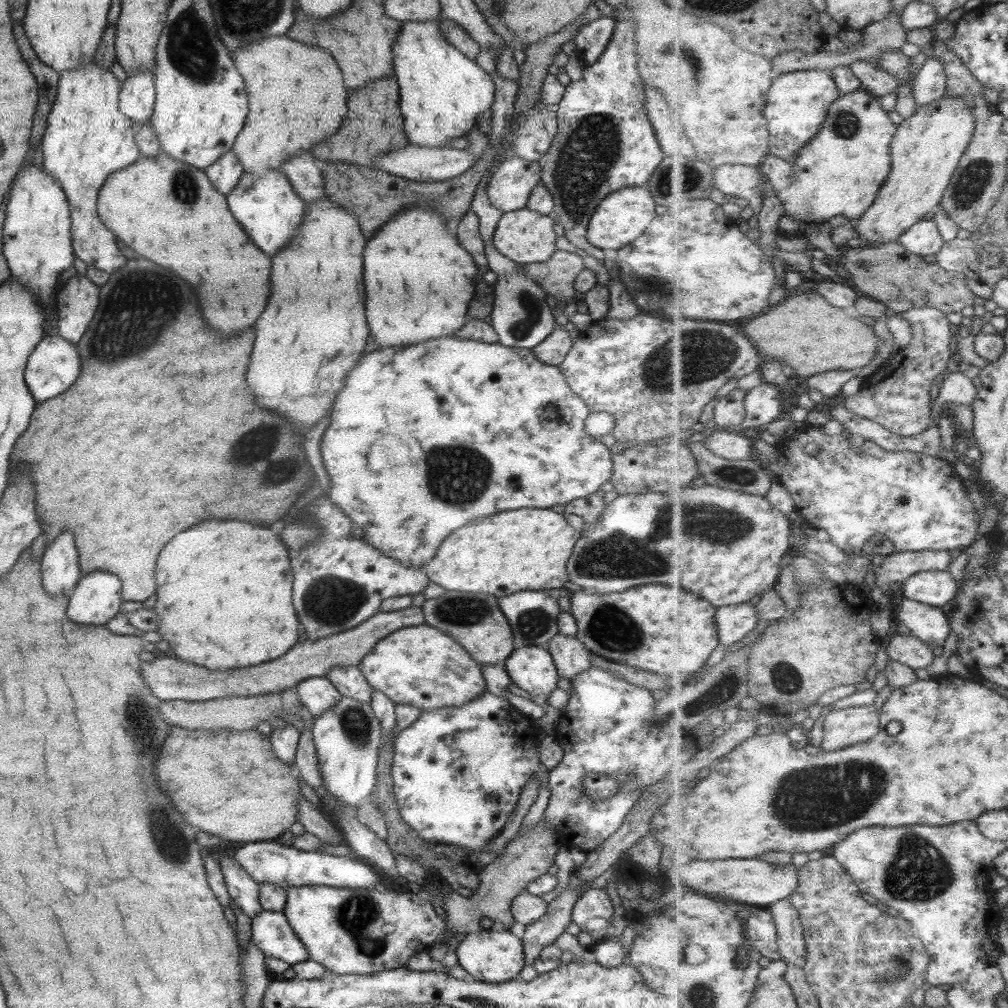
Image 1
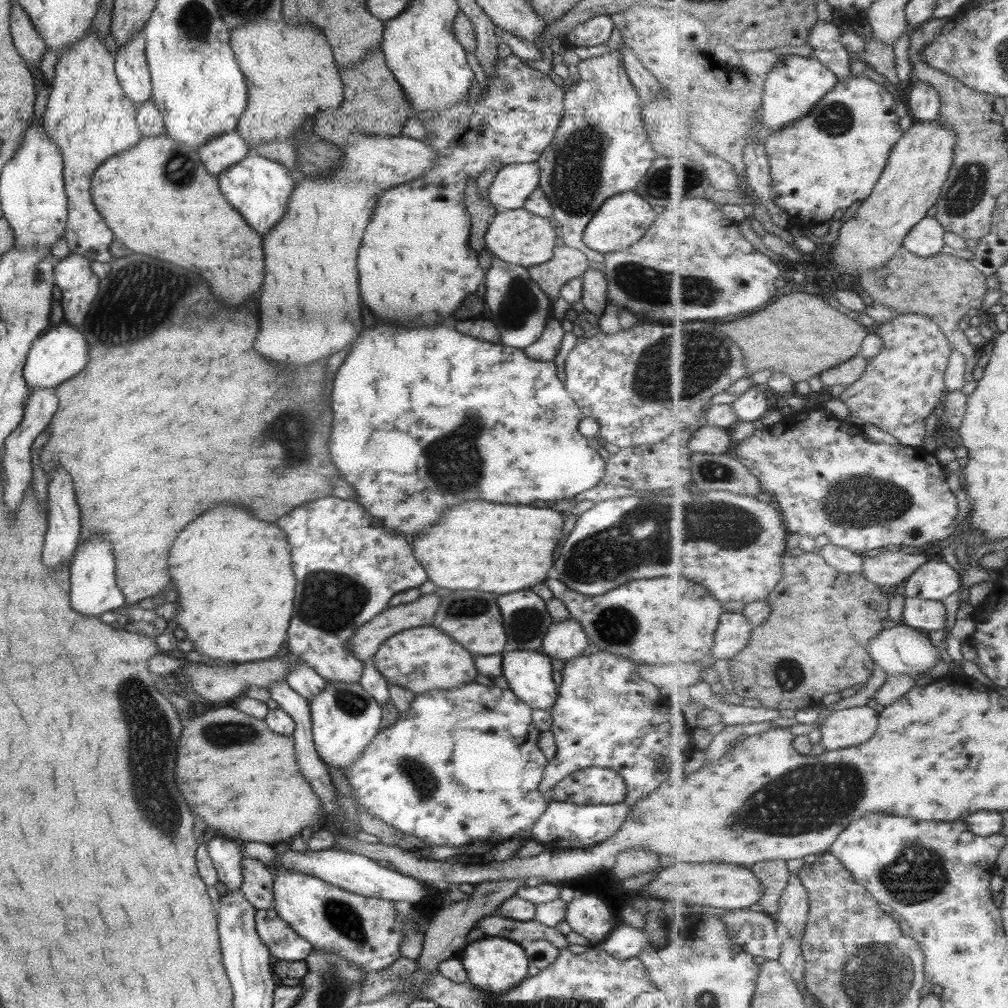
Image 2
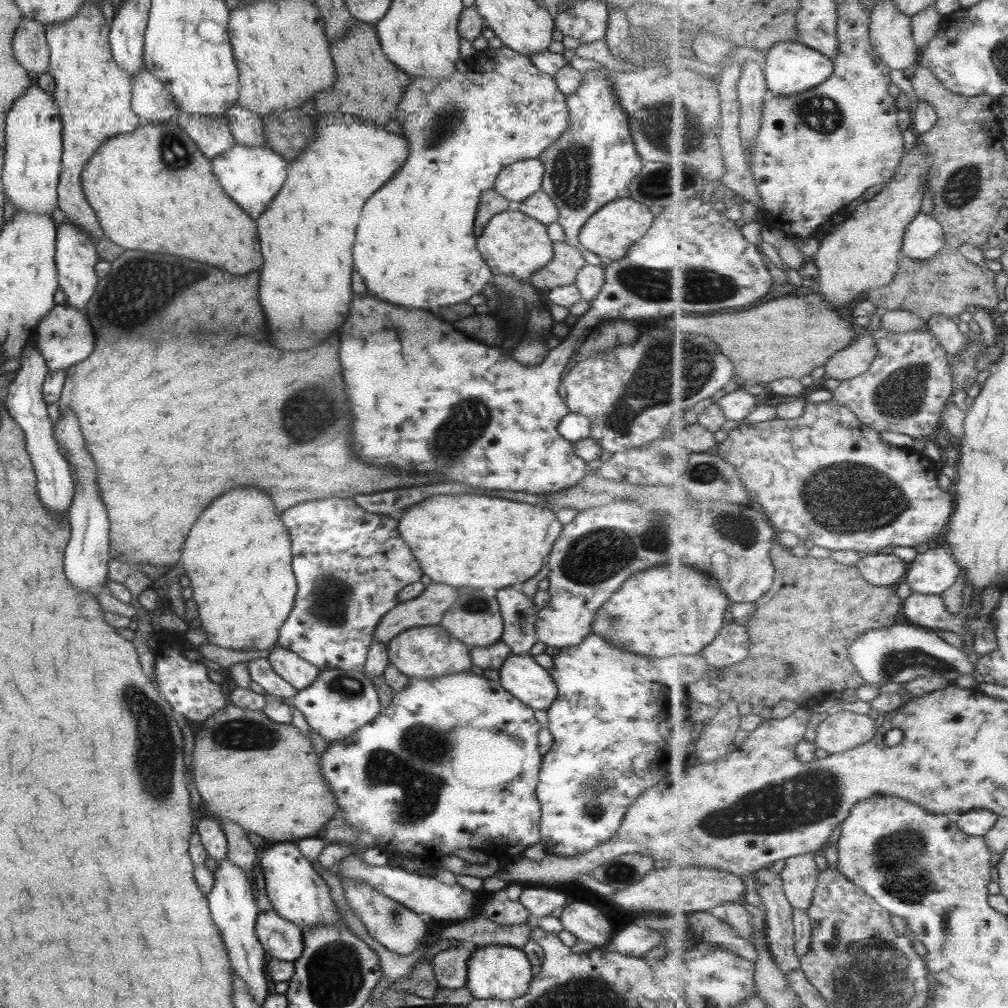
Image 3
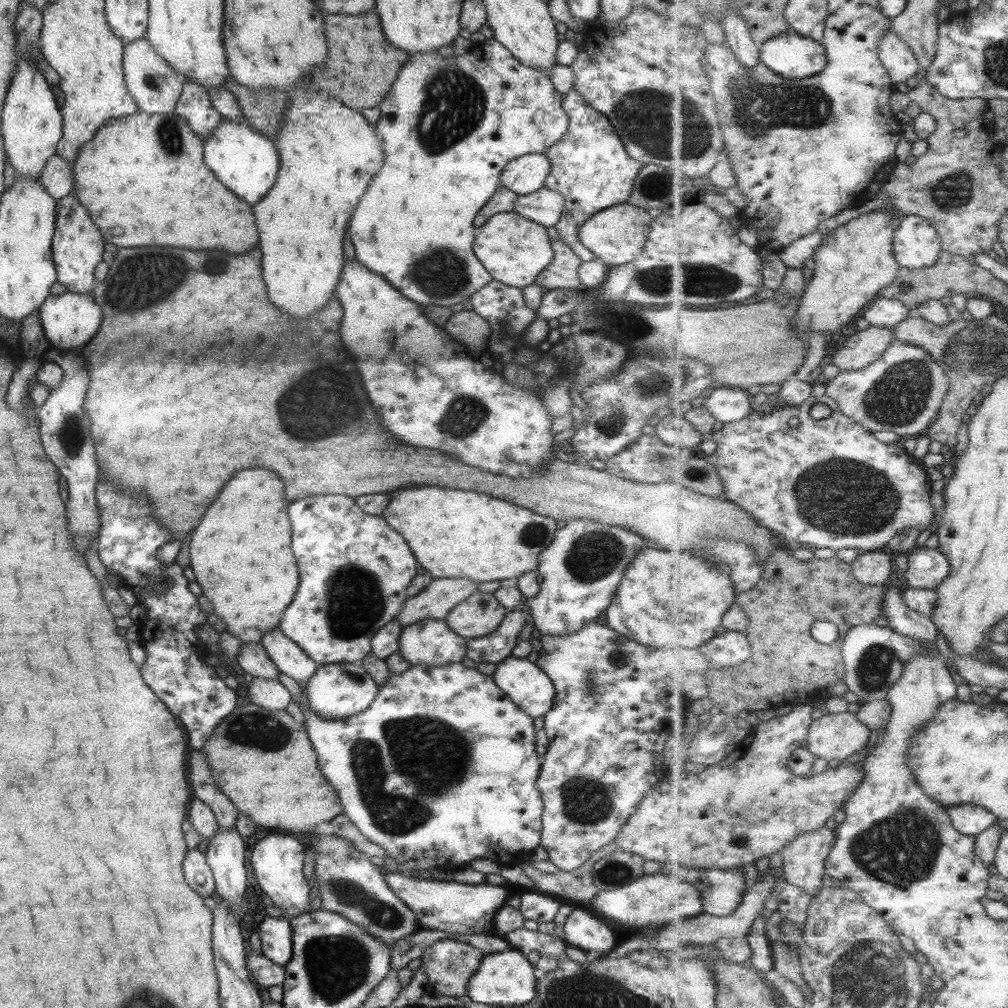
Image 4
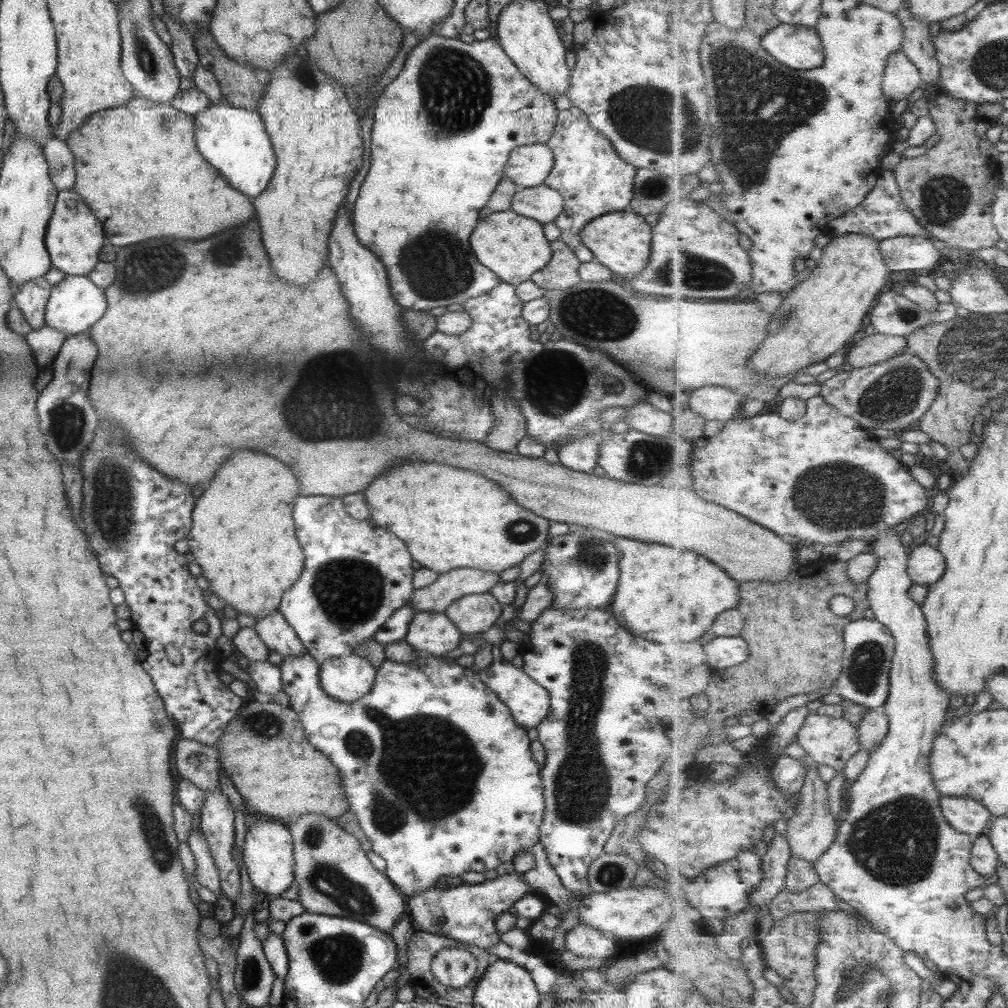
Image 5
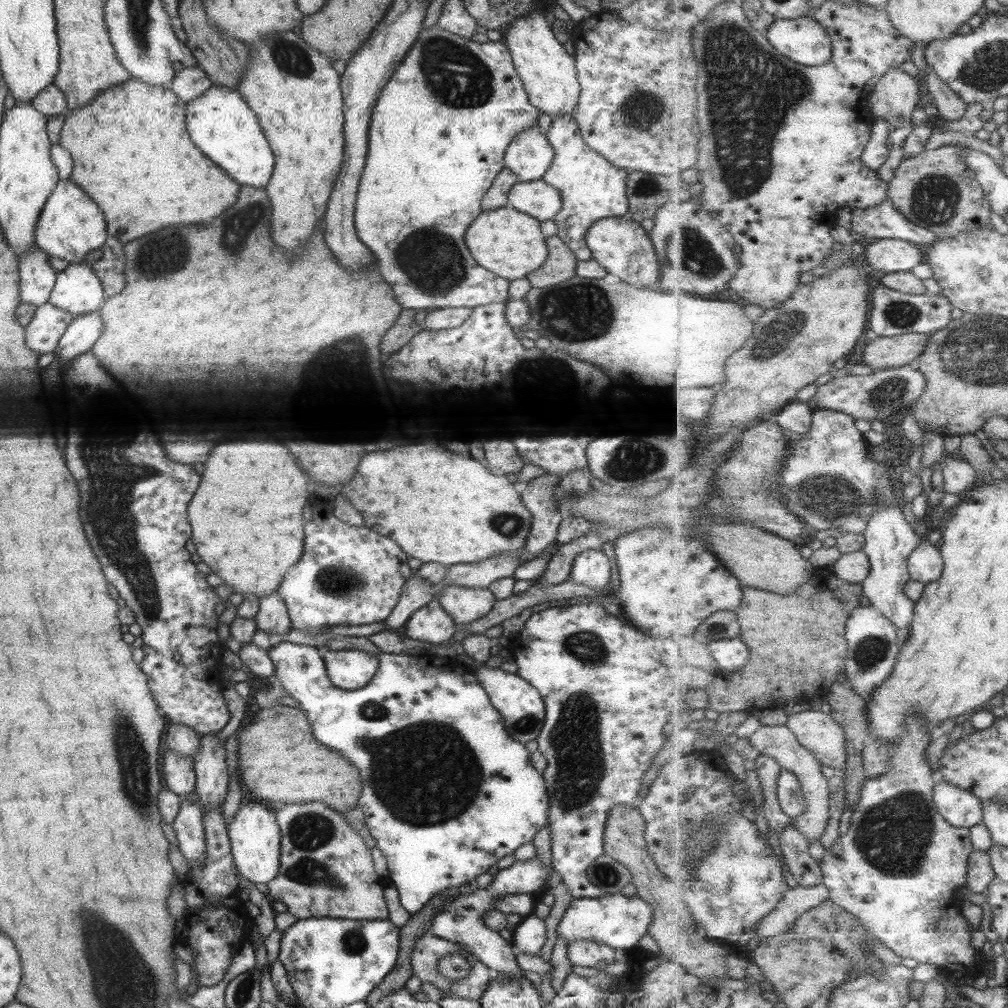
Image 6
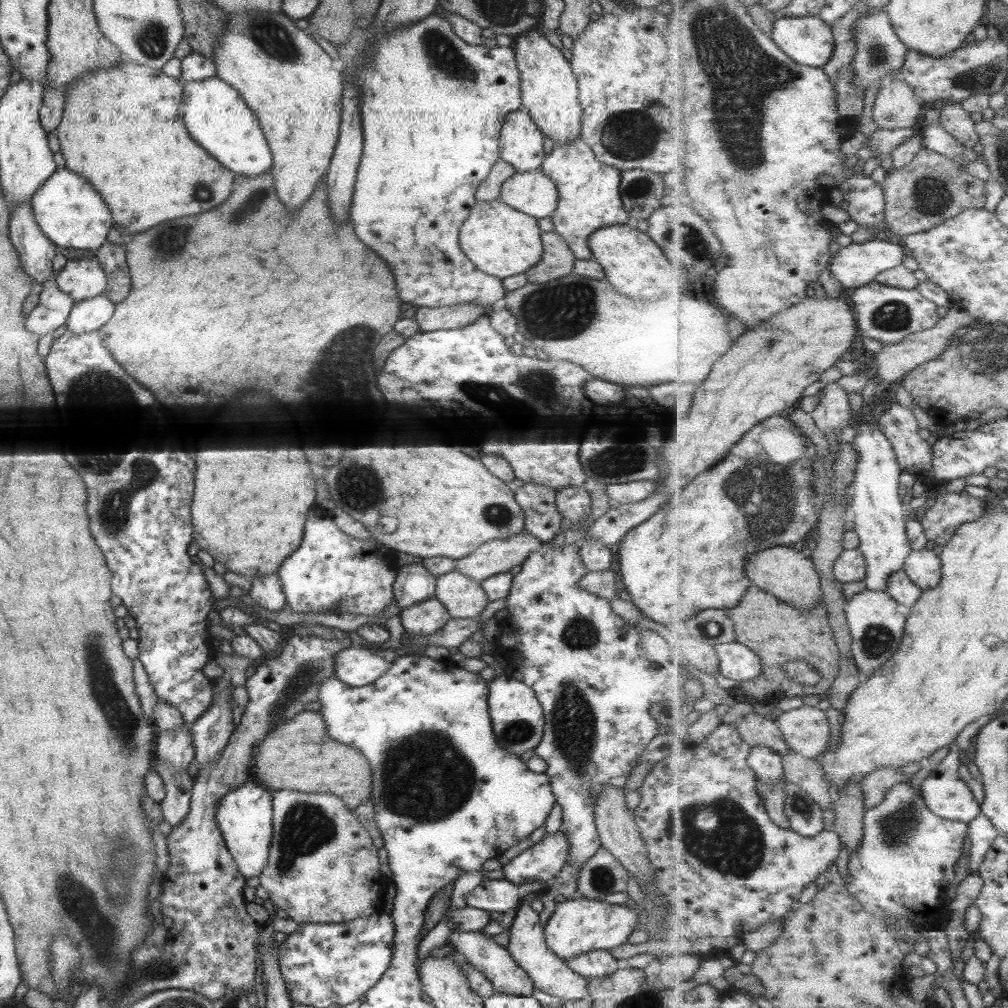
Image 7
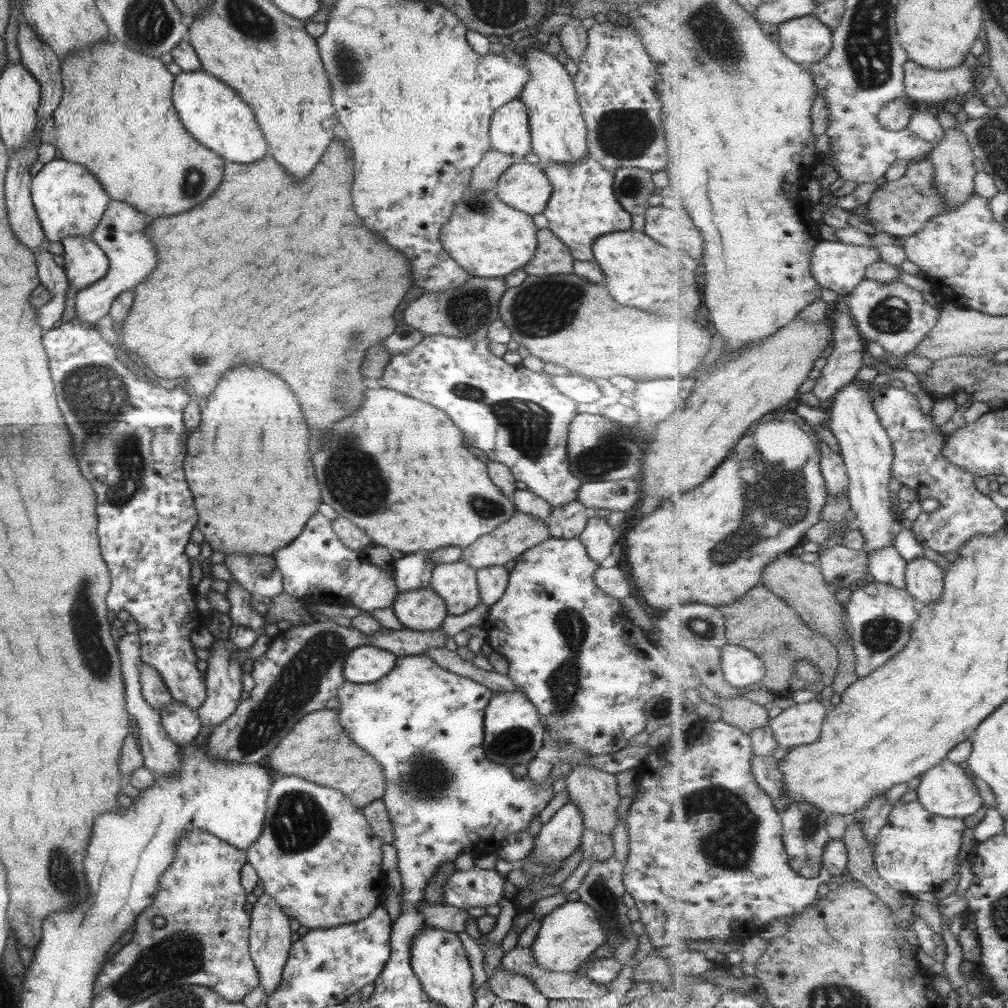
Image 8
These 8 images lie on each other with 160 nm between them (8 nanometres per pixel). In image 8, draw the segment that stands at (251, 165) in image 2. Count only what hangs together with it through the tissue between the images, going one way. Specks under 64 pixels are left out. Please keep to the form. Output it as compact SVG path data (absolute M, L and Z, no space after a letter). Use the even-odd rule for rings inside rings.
M201 69L181 71L174 76L170 99L185 131L225 162L249 164L267 153L268 147L255 122L253 111L231 87L214 76Z

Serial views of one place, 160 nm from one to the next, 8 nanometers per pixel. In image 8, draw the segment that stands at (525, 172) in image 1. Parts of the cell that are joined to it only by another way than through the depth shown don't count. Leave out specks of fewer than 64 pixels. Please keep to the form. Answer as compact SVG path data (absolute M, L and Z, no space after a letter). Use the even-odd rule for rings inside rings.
M518 97L512 98L503 106L499 106L499 109L491 114L491 120L489 120L489 145L491 145L491 149L497 150L501 154L507 154L513 162L519 162L523 160L523 156L531 153L527 108L523 106L523 102Z

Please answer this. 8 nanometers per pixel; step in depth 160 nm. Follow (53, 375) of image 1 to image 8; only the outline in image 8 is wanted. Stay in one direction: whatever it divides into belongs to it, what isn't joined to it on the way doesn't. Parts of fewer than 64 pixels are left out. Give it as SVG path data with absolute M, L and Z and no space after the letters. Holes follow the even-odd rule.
M69 236L60 243L64 252L64 273L75 290L98 281L107 272L108 258L95 242L91 242L90 236Z

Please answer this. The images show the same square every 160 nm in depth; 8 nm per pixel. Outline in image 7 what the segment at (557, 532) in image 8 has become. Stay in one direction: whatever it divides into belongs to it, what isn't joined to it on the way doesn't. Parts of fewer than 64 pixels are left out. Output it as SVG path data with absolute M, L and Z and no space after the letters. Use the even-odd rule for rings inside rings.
M567 486L556 491L554 505L559 513L560 530L571 529L591 514L589 495L586 490Z

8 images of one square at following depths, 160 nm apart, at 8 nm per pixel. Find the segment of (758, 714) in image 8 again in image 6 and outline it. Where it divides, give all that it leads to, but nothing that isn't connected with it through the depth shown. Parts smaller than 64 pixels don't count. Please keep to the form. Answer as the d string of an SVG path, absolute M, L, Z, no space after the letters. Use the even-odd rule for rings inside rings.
M762 726L748 737L752 746L761 755L769 755L776 758L785 770L796 774L801 781L802 789L807 801L805 814L793 819L793 823L808 838L813 840L821 838L827 824L829 824L829 782L827 776L823 774L822 762L806 747L799 743L793 731L784 726Z

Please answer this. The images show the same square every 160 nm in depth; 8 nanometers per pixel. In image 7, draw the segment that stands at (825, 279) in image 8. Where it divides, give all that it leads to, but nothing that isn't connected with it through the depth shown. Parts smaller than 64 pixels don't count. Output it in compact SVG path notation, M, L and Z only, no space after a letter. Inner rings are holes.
M873 238L869 242L841 247L830 261L830 272L840 281L844 291L851 292L872 283L878 274L903 264L908 254L901 243Z

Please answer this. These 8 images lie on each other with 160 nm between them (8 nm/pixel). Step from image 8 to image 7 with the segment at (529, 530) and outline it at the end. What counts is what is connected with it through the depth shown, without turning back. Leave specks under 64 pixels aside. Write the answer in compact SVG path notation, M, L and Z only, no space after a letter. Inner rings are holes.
M523 528L517 534L479 545L467 556L457 559L454 570L481 582L487 576L508 572L512 566L521 564L528 554L541 548L541 543Z

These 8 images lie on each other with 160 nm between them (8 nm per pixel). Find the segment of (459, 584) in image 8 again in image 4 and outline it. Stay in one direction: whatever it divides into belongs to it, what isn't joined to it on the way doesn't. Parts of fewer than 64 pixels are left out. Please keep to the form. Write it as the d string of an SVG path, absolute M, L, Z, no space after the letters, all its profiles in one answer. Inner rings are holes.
M475 591L453 607L444 618L445 625L463 639L487 636L497 629L506 614L492 594Z

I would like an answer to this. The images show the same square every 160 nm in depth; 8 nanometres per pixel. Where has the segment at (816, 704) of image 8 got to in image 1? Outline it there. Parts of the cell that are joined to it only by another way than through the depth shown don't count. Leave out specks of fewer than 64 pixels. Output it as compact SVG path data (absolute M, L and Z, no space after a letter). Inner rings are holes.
M875 705L835 709L823 718L823 750L834 751L865 743L882 729L881 709Z

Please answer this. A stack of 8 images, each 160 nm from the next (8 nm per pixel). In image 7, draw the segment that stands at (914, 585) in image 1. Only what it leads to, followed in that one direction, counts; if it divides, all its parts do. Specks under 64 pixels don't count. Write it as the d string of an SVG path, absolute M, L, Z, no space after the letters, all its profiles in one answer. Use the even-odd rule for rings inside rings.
M929 548L911 551L903 569L923 591L935 589L942 581L942 558Z

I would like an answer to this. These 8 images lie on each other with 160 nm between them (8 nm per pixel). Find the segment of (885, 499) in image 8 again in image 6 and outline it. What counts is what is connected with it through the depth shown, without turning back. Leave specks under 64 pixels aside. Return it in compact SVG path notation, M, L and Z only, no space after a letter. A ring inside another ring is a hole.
M901 504L877 509L868 520L864 537L866 543L862 549L868 554L872 566L870 575L862 582L864 596L870 605L883 612L897 626L897 634L903 646L911 636L916 608L916 602L905 595L905 587L912 578L908 560L923 539L916 533L913 524L905 520Z

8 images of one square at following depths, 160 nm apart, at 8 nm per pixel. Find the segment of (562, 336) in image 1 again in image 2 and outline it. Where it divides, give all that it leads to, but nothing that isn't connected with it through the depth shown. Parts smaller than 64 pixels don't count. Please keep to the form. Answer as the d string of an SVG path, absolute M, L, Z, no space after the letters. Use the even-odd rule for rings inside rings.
M547 315L542 333L534 343L522 349L522 352L531 360L539 362L552 361L559 350L563 333L564 327L560 325L560 321Z

